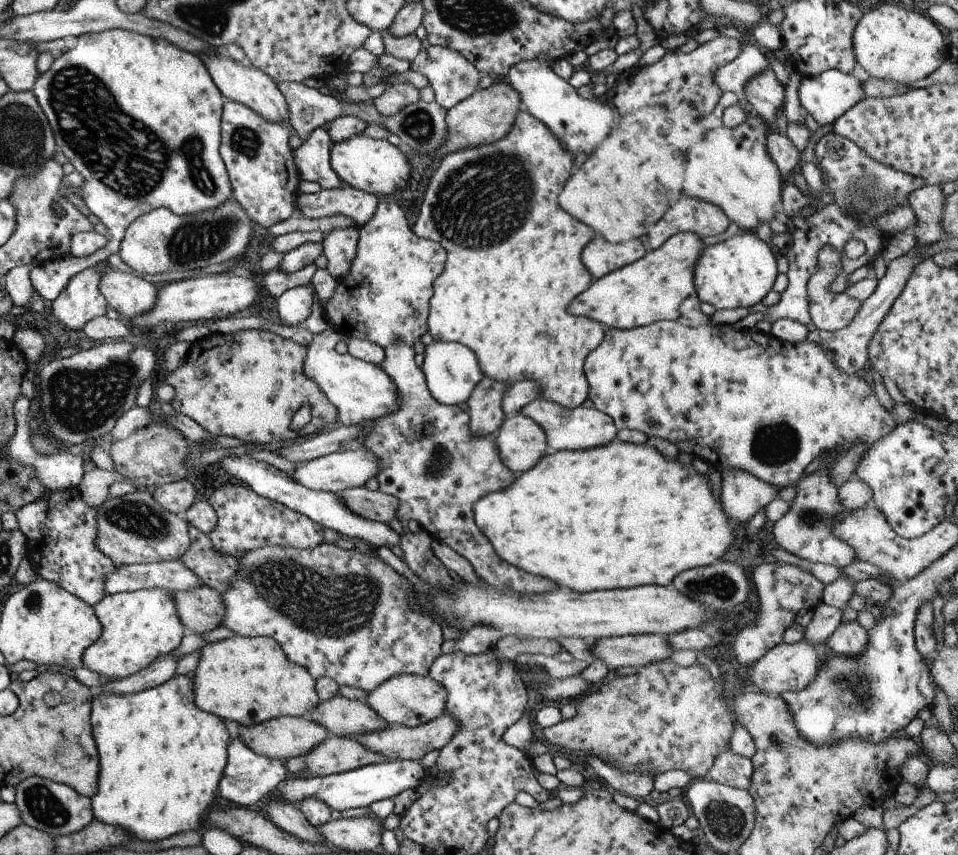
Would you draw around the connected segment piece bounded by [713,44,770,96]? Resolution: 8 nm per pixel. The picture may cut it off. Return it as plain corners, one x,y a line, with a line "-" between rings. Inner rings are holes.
745,44
742,47
740,54
732,62
721,66
713,76
723,93
730,91
741,96
747,80
766,67
770,67
764,53
754,44

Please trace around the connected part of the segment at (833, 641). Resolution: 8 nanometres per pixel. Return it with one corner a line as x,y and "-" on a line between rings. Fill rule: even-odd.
858,621
844,623
829,636
827,644
835,652
844,658
856,658
867,649
869,645
867,631

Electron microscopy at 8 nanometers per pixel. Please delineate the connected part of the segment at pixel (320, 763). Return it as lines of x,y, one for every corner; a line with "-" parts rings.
330,735
324,743
304,756
308,758
308,768
304,771
311,772
312,777
342,774
369,764
390,760
364,746
354,737
336,735

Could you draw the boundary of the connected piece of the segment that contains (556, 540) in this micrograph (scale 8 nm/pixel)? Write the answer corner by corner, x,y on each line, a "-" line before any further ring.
612,439
608,444
590,447
584,450
559,450
544,455
533,469
519,474
514,484
508,488
487,494
474,505
474,518
479,529
488,537
496,553
508,564
523,568
526,572
541,577
551,578
559,586
568,586
574,592
589,593
594,591
607,591
610,589
629,589
644,585
660,585
666,587
672,584
681,572
694,567
705,567
718,561
730,548
734,548
736,535
742,530
731,524
723,506
721,495
714,496
710,478
707,474
698,474
691,465
685,466
678,459
664,457
656,447
646,446
645,443
627,443
619,439

